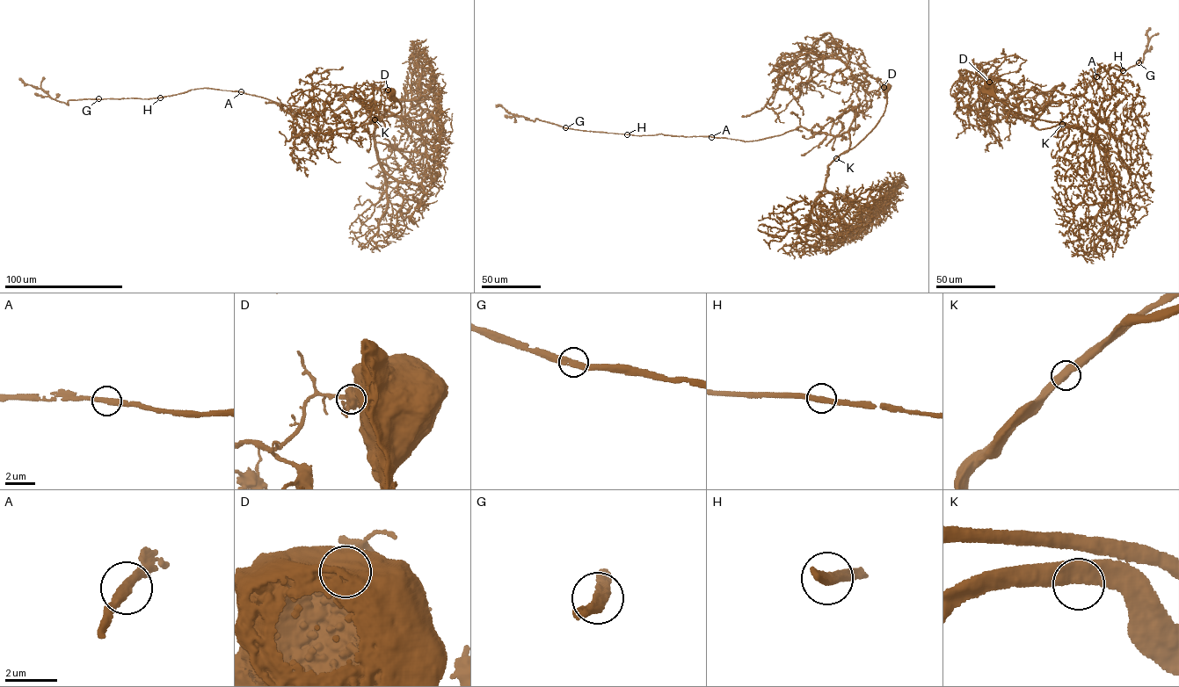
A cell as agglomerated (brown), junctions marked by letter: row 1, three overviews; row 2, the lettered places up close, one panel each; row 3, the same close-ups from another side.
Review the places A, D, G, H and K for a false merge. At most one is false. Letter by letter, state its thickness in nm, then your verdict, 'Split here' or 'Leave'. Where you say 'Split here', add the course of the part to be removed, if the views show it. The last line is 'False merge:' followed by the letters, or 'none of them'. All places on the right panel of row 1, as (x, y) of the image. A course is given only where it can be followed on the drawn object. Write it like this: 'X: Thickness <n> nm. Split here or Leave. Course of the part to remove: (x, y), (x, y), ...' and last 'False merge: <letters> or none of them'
A: Thickness 320 nm. Leave
D: Thickness 750 nm. Split here. Course of the part to remove: (989, 82), (1000, 80), (980, 109), (950, 93), (966, 70), (1005, 94), (1044, 92), (1047, 114)
G: Thickness 320 nm. Leave
H: Thickness 320 nm. Leave
K: Thickness 550 nm. Leave
False merge: D

